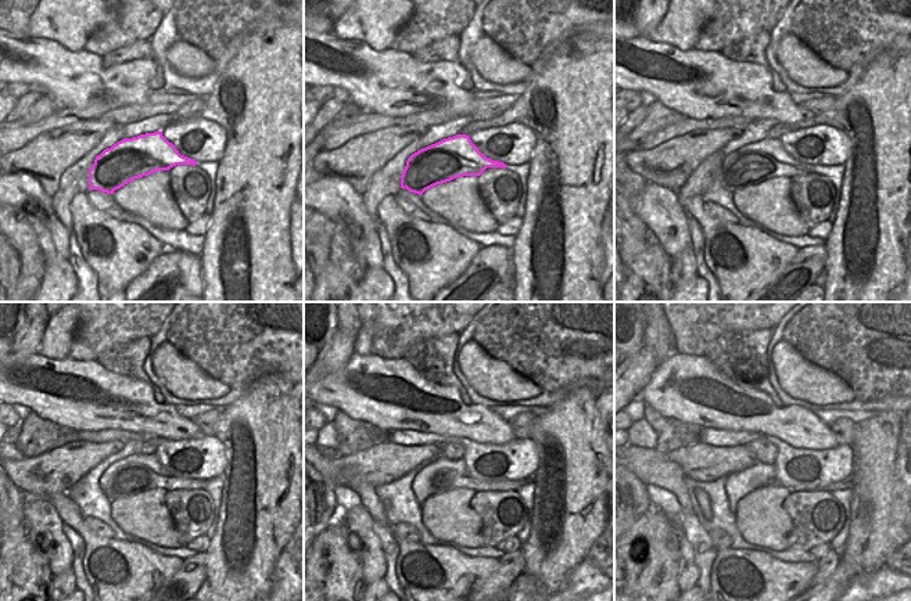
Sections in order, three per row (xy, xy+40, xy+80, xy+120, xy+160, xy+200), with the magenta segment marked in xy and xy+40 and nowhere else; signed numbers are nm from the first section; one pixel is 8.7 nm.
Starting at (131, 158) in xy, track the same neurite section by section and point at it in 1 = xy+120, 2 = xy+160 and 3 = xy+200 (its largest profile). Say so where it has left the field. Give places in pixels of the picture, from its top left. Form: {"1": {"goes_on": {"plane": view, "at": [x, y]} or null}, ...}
{"1": {"goes_on": {"plane": "xy+120", "at": [137, 472]}}, "2": {"goes_on": {"plane": "xy+160", "at": [445, 481]}}, "3": {"goes_on": {"plane": "xy+200", "at": [846, 483]}}}

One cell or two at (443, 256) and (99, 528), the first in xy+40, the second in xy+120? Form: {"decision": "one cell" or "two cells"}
{"decision": "two cells"}

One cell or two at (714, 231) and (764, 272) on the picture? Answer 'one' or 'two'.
one

